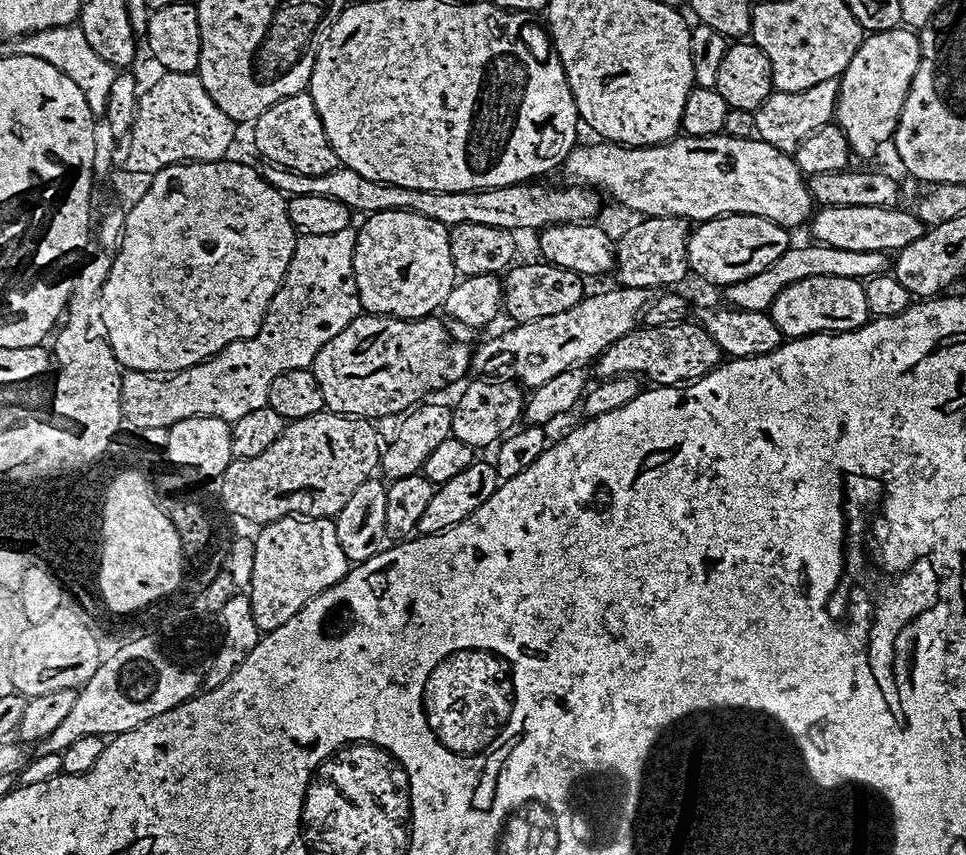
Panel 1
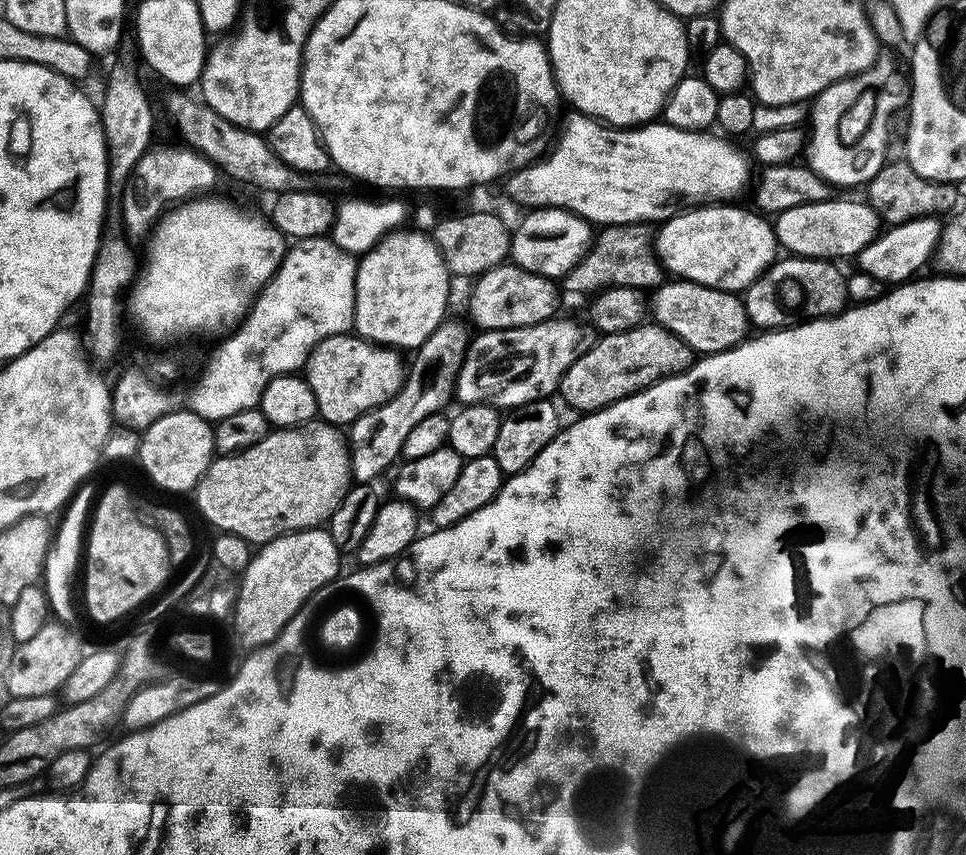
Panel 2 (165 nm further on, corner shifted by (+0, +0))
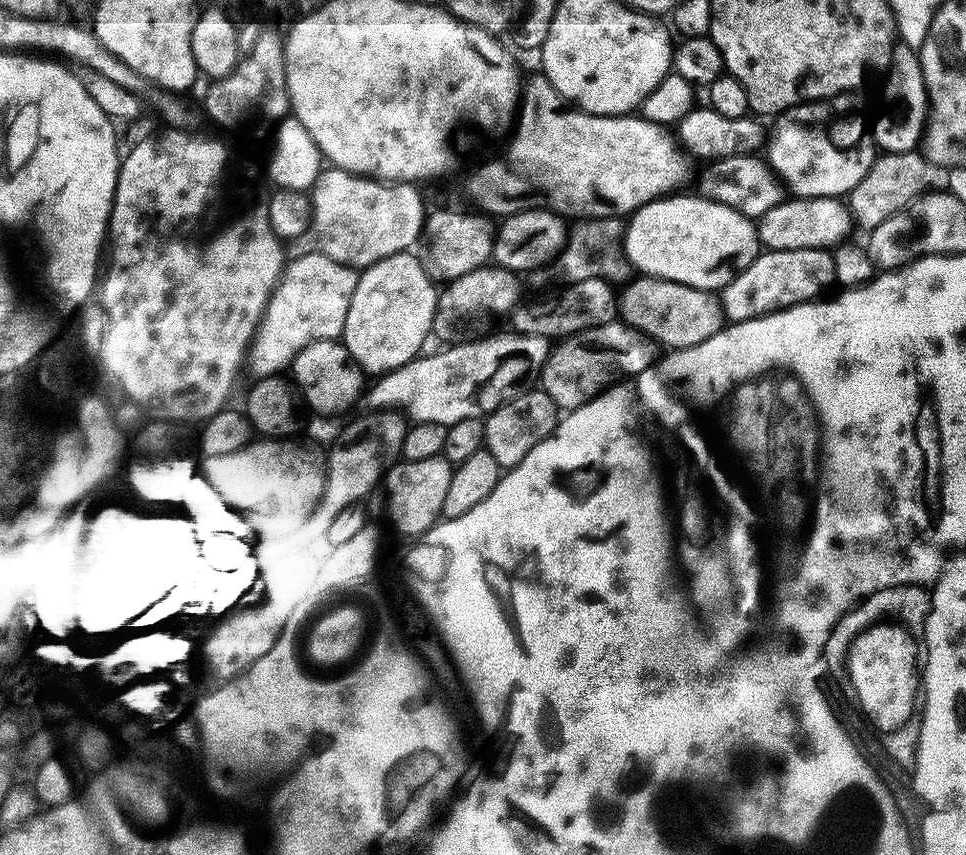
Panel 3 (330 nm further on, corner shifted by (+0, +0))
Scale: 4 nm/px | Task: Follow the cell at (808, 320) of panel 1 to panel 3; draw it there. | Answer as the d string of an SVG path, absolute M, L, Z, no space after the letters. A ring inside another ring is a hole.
M827 248L764 250L746 270L738 272L727 286L719 289L718 299L724 308L725 321L739 322L767 316L769 312L781 312L795 304L807 304L823 297L827 293L824 291L835 284L834 258Z

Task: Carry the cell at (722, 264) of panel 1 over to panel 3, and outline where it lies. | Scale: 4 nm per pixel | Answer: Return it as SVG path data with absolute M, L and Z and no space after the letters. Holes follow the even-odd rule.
M669 194L652 200L631 213L624 230L624 254L637 273L657 276L660 280L673 280L691 288L719 290L728 285L738 272L746 270L762 251L757 225L747 216L738 214L730 206L705 200L699 194L676 196Z

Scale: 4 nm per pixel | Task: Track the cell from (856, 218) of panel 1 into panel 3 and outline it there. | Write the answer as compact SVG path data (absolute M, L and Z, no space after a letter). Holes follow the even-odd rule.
M831 196L806 200L788 198L774 206L758 221L761 245L765 249L802 250L803 248L827 248L841 243L848 231L853 231L854 221L847 207L839 199Z

